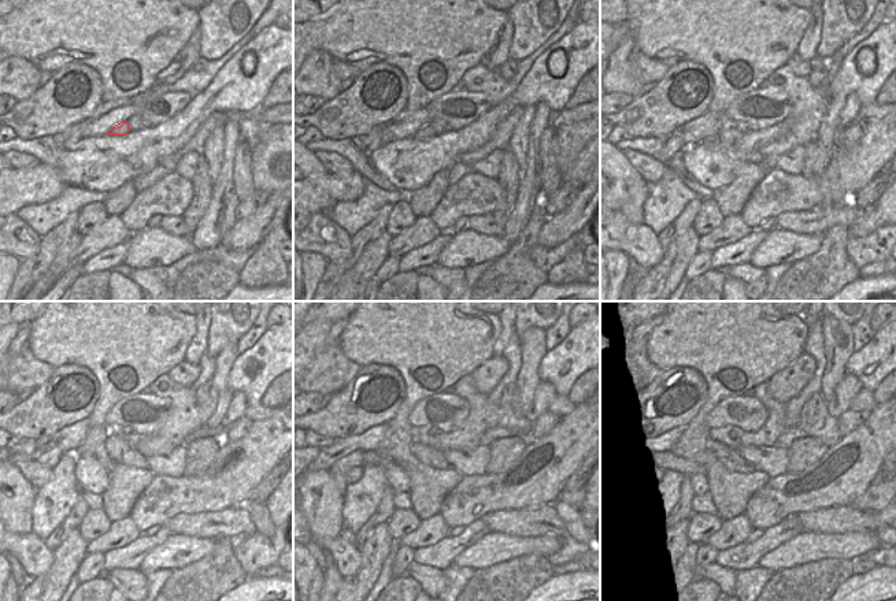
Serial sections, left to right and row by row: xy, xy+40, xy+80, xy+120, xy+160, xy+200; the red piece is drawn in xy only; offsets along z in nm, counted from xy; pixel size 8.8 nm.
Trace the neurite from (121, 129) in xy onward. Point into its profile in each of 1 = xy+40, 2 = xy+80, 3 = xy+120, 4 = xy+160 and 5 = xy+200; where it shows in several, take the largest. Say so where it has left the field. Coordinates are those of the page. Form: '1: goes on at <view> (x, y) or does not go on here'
1: goes on at xy+40 (426, 132)
2: goes on at xy+80 (728, 138)
3: goes on at xy+120 (117, 448)
4: goes on at xy+160 (430, 456)
5: goes on at xy+200 (730, 466)

